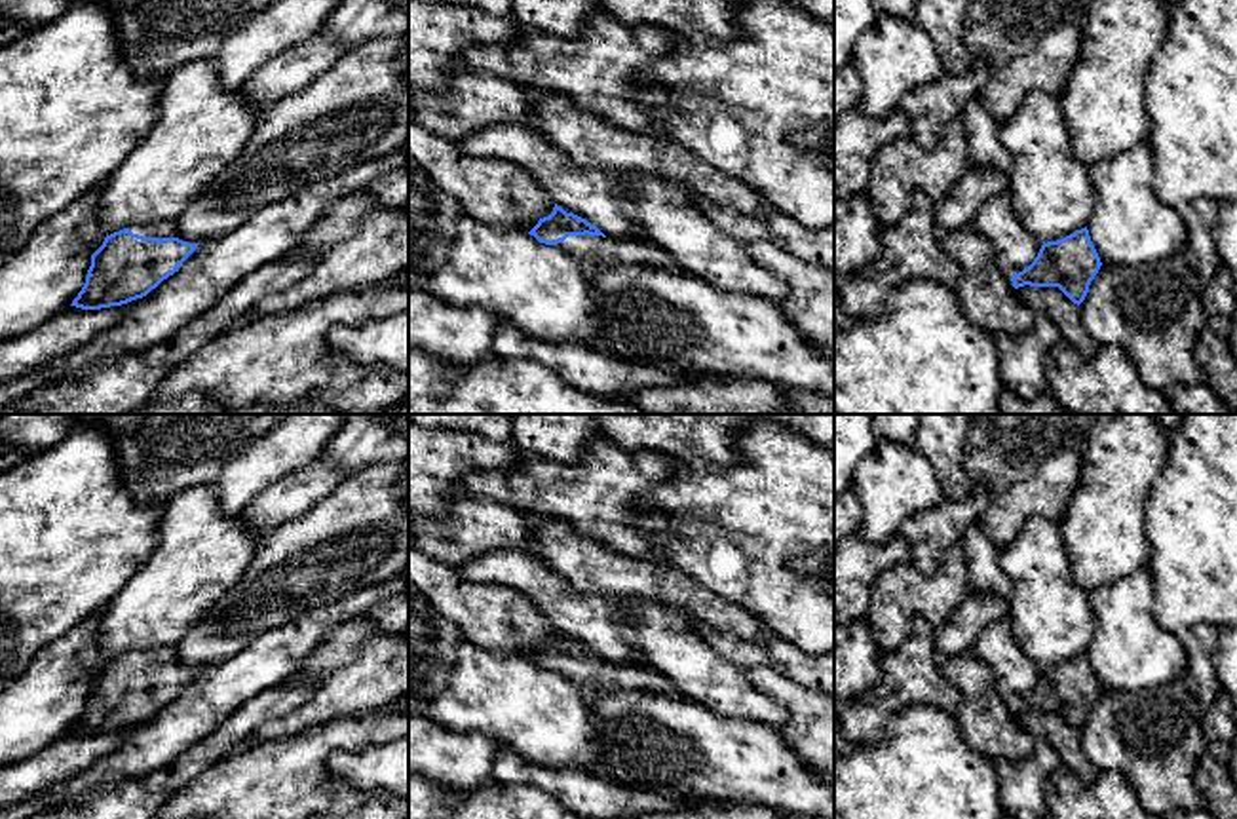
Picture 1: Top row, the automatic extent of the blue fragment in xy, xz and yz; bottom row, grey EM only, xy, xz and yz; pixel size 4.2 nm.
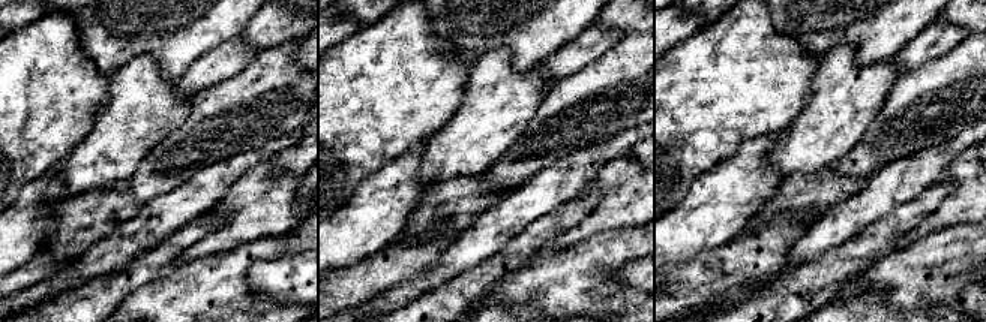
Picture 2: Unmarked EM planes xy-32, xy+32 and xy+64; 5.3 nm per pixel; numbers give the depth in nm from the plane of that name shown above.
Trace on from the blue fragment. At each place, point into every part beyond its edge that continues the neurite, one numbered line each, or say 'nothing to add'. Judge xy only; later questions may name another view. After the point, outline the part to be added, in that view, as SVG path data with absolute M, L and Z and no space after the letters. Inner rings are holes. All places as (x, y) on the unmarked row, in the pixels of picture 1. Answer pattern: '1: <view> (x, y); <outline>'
1: xy (158, 654); M154 646L148 650L133 650L127 652L133 659L143 663L179 663L179 650L177 646Z

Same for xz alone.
1: xz (593, 677); M568 661L555 673L581 688L585 694L614 695L621 692L646 692L682 699L682 694L665 675L635 663Z

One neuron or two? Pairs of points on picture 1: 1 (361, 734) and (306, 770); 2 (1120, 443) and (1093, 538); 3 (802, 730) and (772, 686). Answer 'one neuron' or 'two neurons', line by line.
1: one neuron
2: one neuron
3: one neuron

